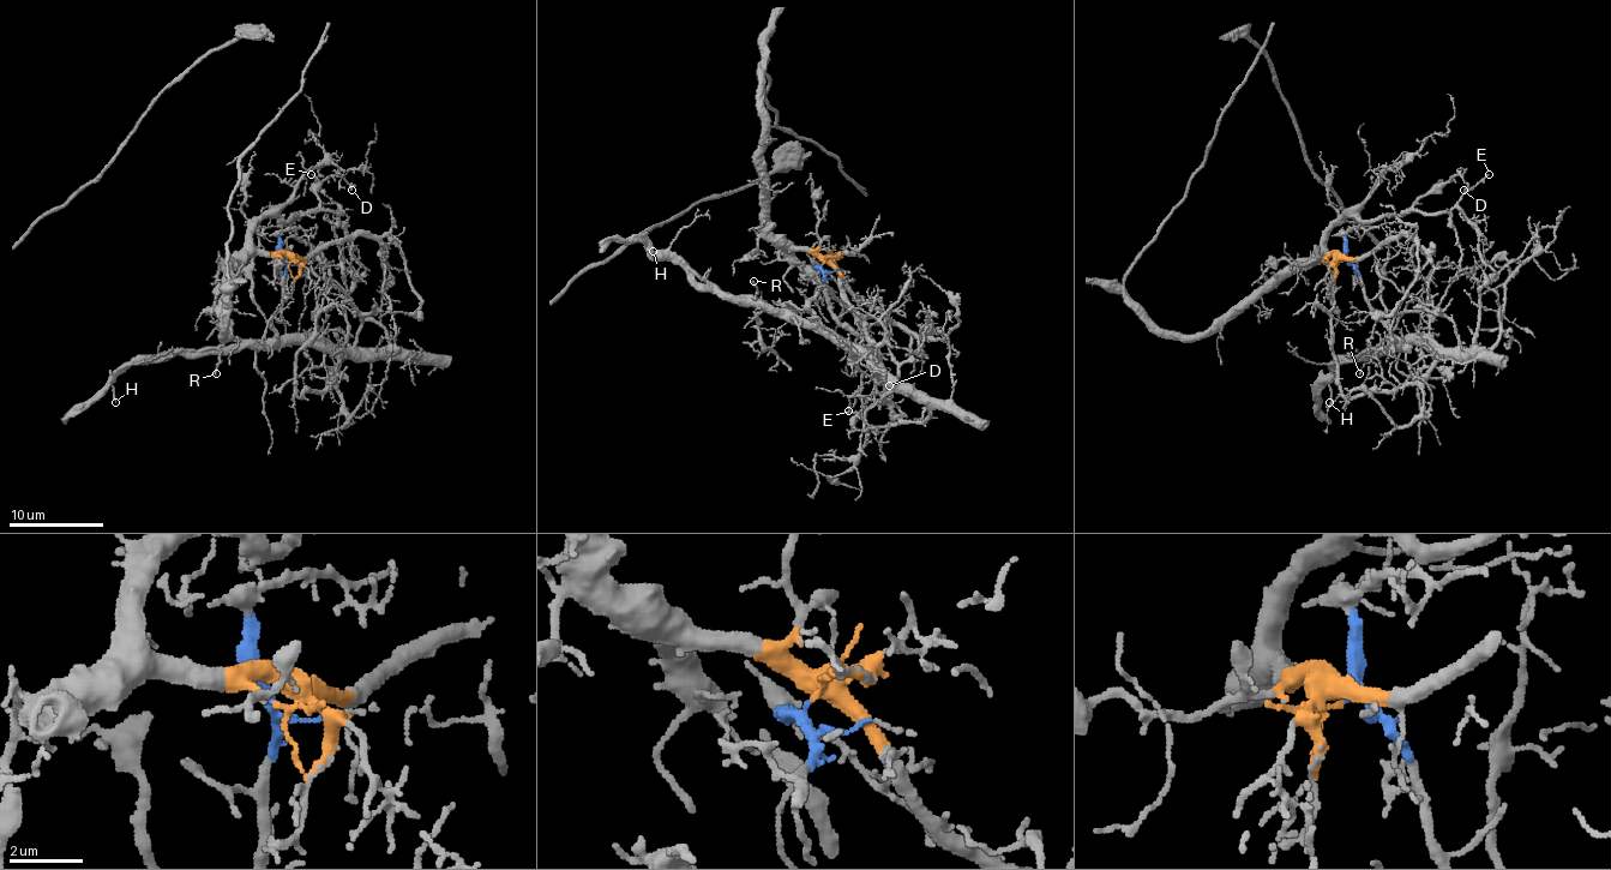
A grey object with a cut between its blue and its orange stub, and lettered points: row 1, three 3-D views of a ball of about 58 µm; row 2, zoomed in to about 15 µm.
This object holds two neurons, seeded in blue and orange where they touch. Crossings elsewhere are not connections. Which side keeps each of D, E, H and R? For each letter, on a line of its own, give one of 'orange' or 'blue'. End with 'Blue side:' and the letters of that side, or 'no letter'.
D: orange
E: orange
H: blue
R: blue
Blue side: H, R

